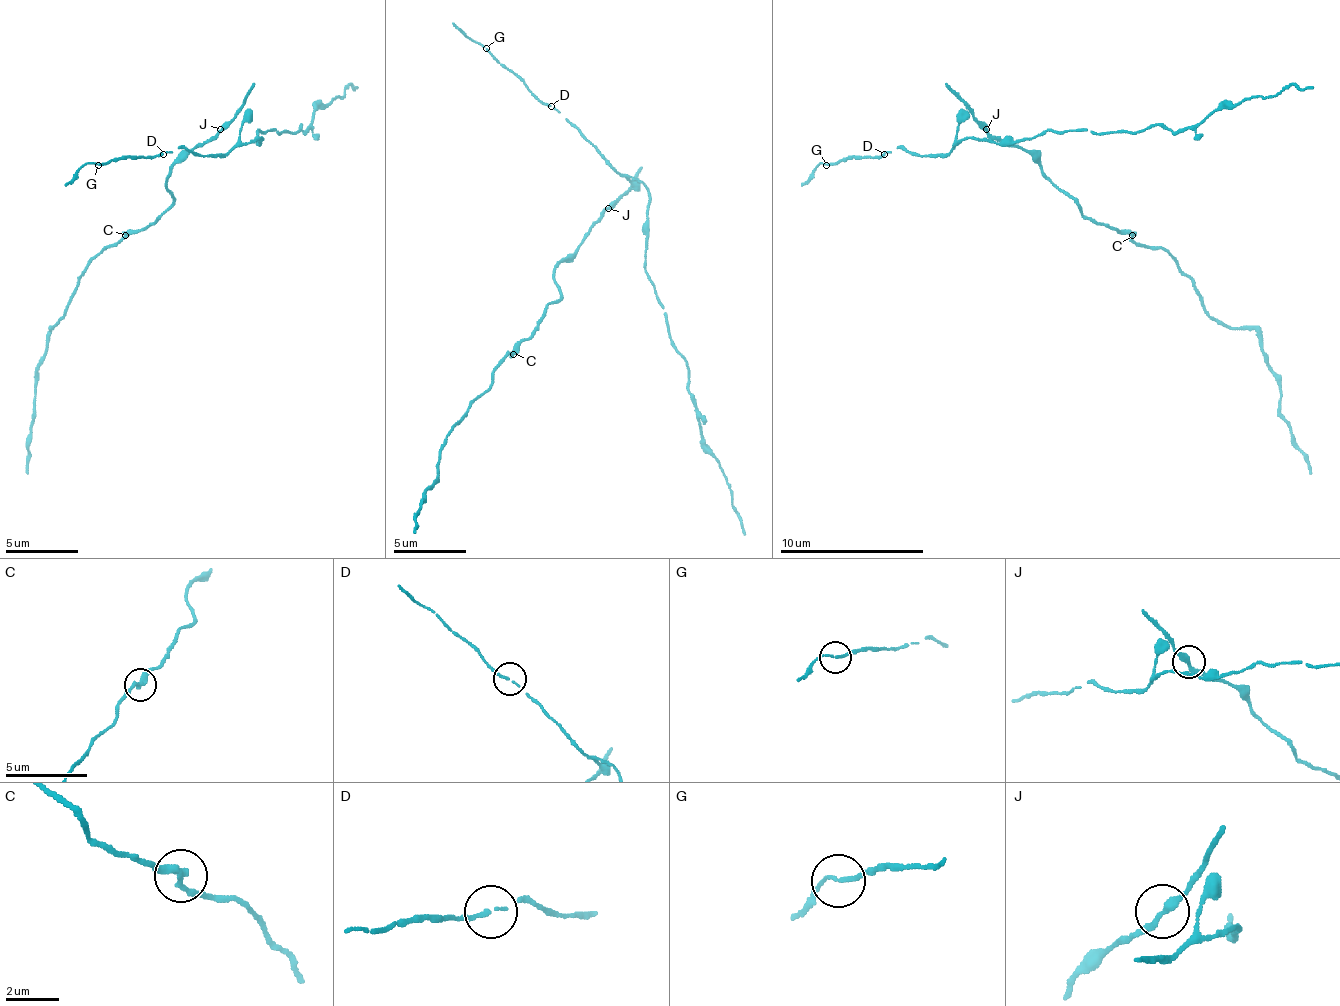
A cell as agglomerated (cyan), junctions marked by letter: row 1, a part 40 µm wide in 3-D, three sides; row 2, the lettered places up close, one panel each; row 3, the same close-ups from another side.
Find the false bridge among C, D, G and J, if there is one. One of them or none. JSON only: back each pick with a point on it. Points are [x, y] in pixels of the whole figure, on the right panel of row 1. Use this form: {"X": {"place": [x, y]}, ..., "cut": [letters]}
{"cut": []}

